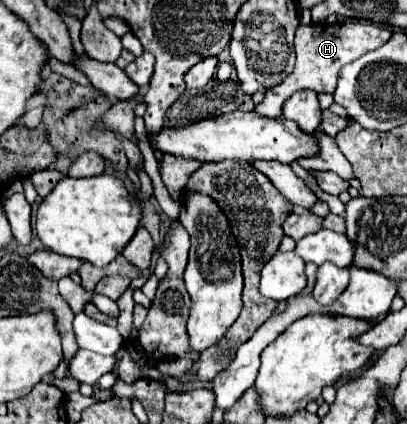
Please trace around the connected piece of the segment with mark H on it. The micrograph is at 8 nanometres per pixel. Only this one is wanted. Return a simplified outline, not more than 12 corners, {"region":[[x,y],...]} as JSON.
{"region":[[386,25],[299,26],[293,72],[259,116],[279,118],[301,88],[333,94],[339,70],[391,38]]}

